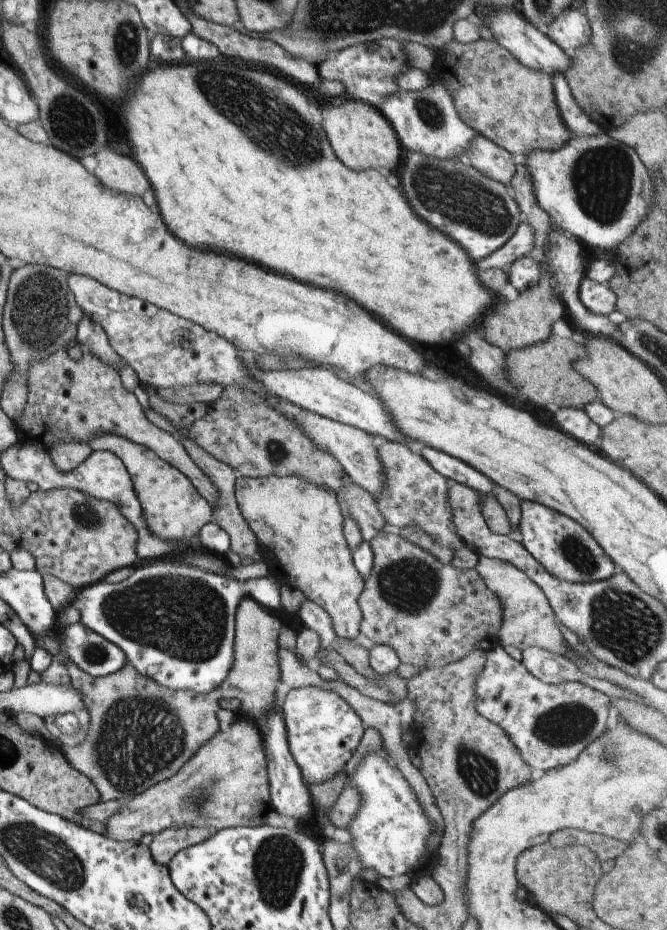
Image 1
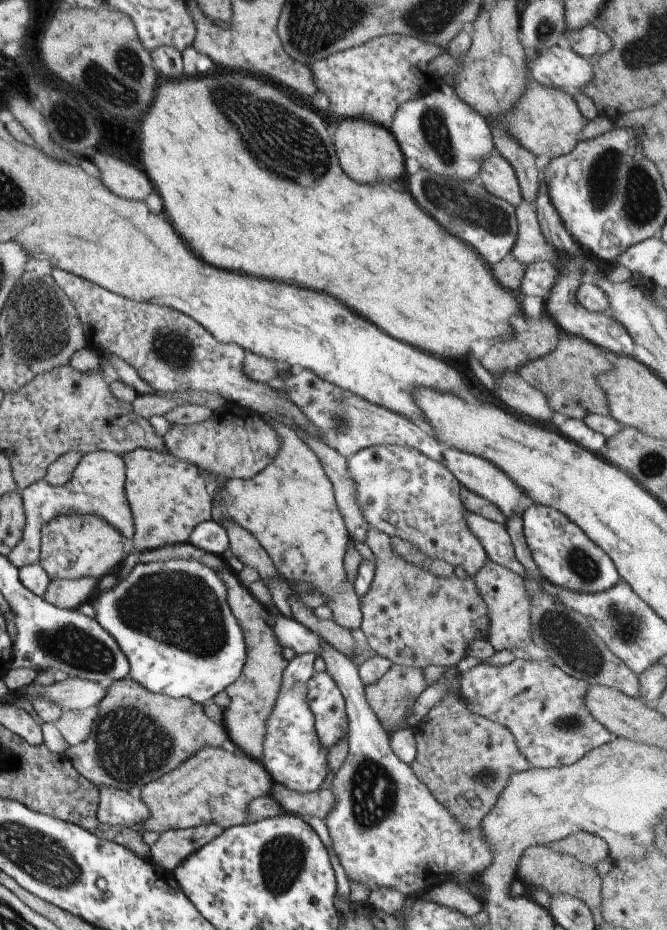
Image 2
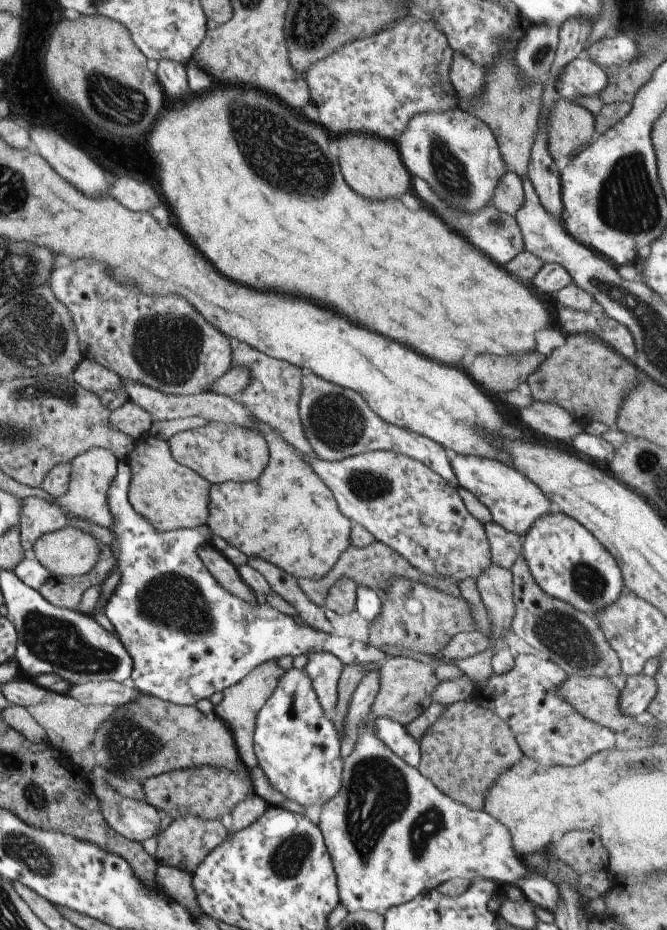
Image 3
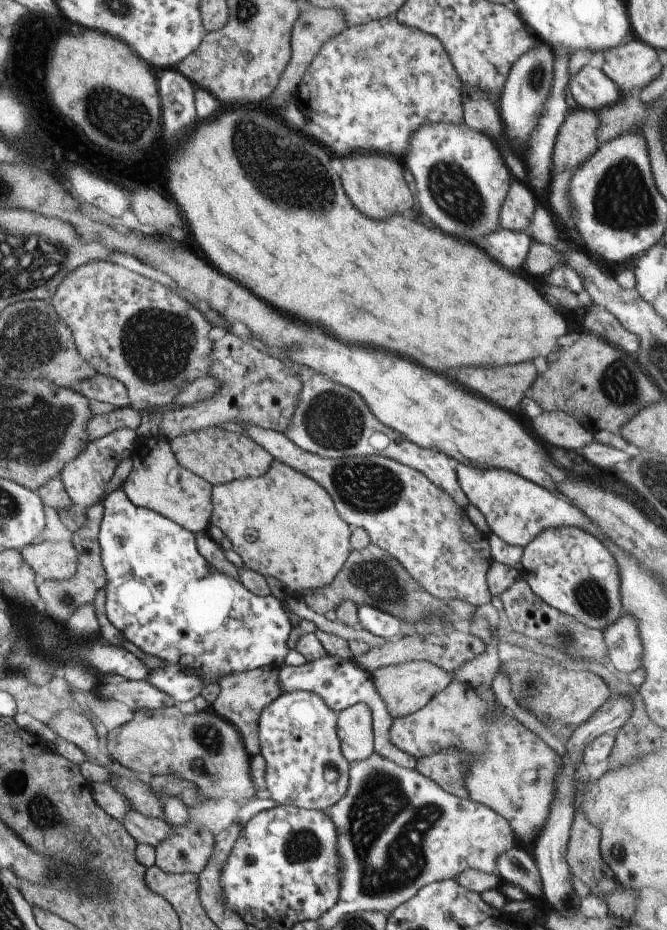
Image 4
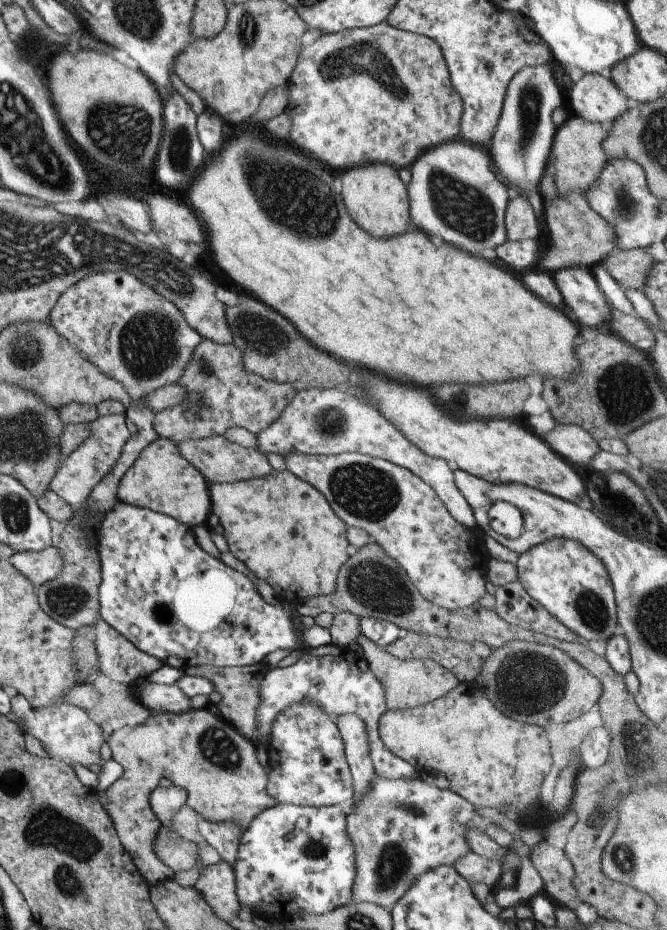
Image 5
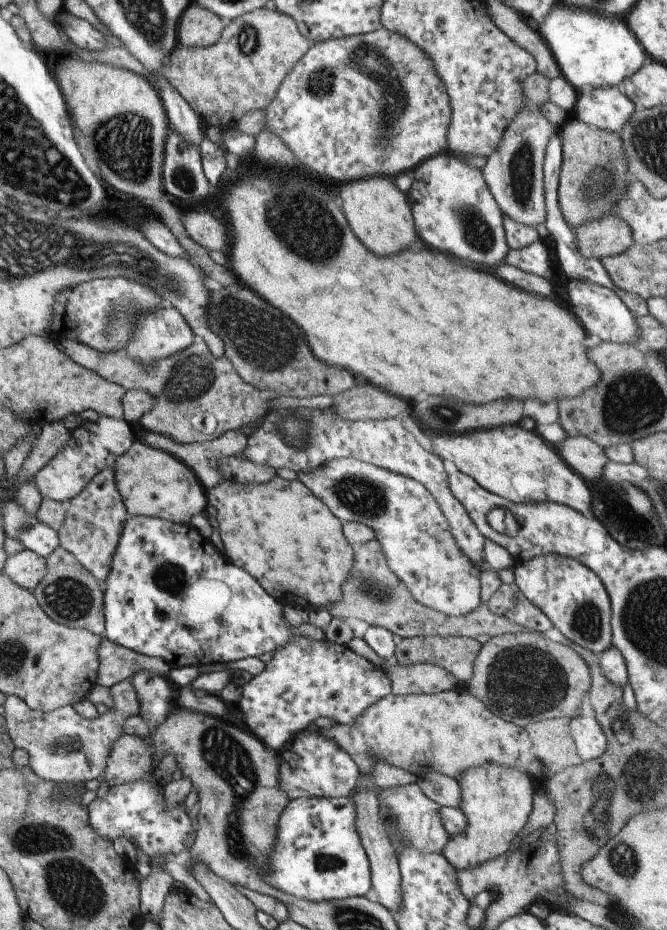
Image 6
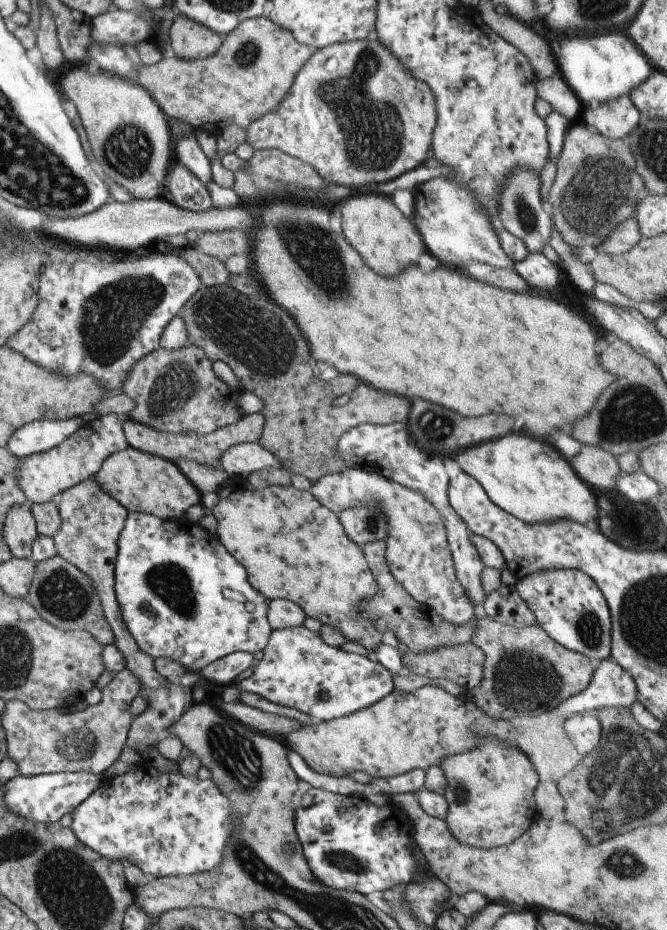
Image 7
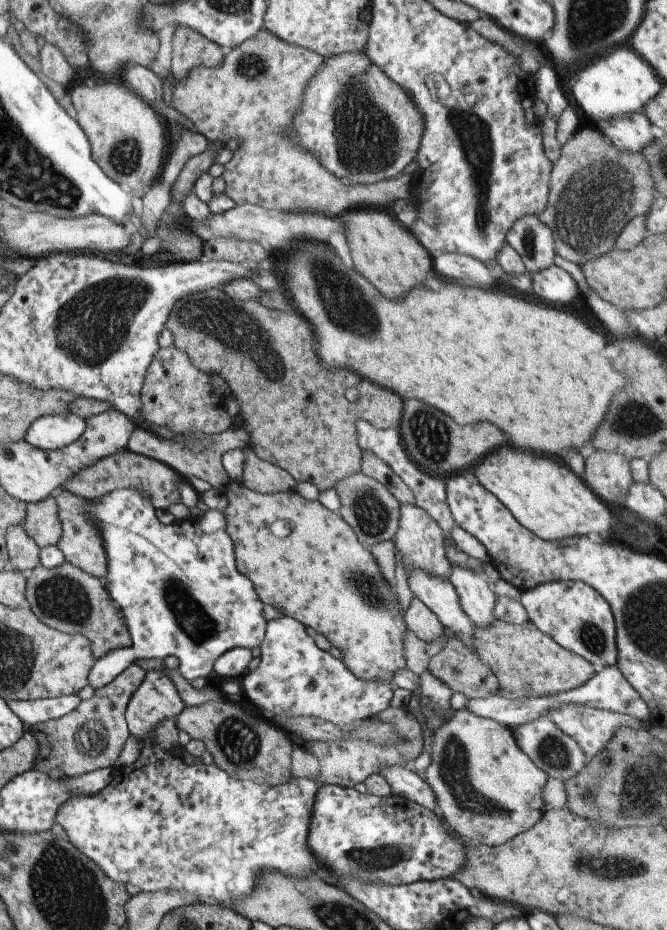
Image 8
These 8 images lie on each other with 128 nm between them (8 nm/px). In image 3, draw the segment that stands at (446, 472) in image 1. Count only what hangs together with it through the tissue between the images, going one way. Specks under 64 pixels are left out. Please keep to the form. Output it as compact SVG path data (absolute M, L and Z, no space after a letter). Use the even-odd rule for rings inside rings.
M448 449L445 452L458 486L473 494L491 512L492 522L501 526L503 530L523 538L529 526L537 518L541 518L543 514L550 514L554 510L551 502L541 494L541 490L535 486L535 483L521 476L509 465L489 458L461 456L461 454L451 453Z

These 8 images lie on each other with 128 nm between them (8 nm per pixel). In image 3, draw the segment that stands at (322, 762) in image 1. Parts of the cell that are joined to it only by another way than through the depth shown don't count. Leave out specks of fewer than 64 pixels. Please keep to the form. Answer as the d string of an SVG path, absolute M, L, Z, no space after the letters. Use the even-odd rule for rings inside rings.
M329 652L307 653L307 663L303 670L311 680L311 688L323 712L335 708L337 702L337 683L342 664Z

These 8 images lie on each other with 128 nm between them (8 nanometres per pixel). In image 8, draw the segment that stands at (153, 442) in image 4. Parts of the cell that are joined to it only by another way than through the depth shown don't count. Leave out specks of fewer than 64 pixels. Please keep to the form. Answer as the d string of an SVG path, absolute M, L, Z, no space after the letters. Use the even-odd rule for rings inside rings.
M125 448L115 454L101 458L99 462L95 462L95 466L79 470L69 480L65 480L61 487L65 488L67 492L75 494L75 496L87 499L101 498L107 492L131 488L131 490L149 494L151 506L153 506L154 510L167 510L167 506L180 502L177 484L181 483L181 481L183 481L183 478L166 464L140 454L135 454Z

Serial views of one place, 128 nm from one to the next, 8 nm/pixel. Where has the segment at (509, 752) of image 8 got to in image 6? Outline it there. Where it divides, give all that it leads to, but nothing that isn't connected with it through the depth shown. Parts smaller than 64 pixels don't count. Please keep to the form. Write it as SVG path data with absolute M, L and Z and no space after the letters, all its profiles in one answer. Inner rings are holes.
M491 762L467 768L457 776L456 781L461 794L458 809L465 816L465 830L457 836L449 835L442 855L455 870L473 870L507 851L509 842L527 822L536 782L515 768Z

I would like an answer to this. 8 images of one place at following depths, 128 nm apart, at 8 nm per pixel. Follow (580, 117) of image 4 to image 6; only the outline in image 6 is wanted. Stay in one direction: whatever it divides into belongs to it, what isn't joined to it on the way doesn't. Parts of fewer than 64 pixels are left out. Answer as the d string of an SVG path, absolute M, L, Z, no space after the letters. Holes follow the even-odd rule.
M569 116L559 126L561 162L558 176L557 204L569 228L577 228L589 220L611 215L615 204L625 196L625 186L634 180L627 170L620 138Z

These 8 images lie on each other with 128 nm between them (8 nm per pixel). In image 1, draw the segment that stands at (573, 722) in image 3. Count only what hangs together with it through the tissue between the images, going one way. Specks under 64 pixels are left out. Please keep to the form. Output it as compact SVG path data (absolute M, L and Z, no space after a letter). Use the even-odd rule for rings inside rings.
M500 645L486 650L485 664L477 672L475 682L473 682L473 692L475 692L475 710L484 719L491 721L495 726L499 726L509 742L515 746L519 752L521 760L527 766L539 768L539 770L557 769L568 762L575 760L581 750L597 740L603 730L605 730L605 718L610 704L605 694L601 694L594 688L589 688L581 682L560 682L547 684L538 678L531 676L523 664L515 660L503 651Z

